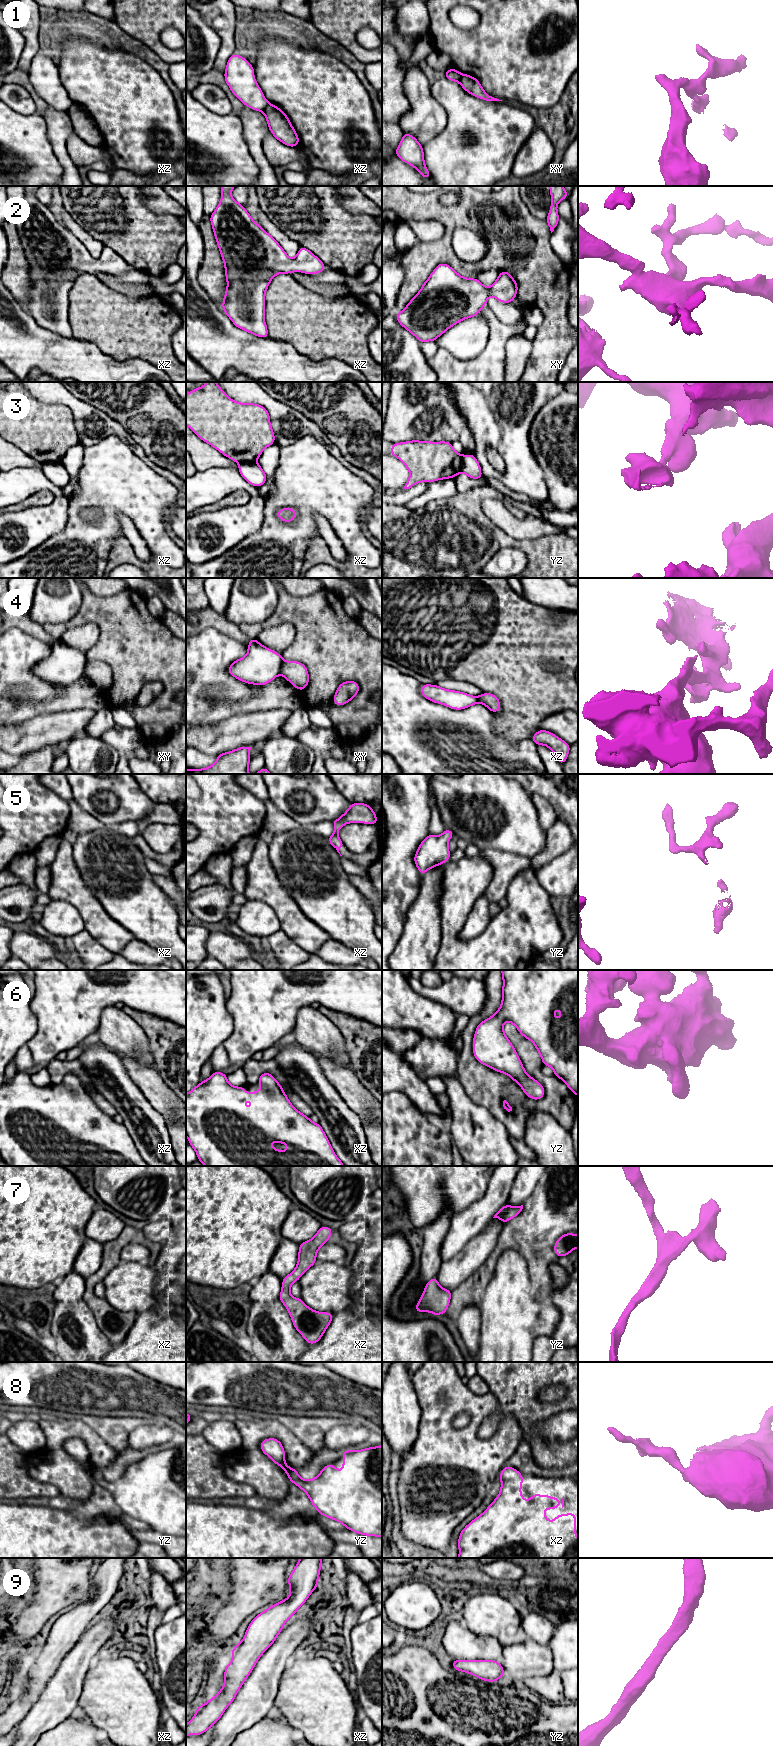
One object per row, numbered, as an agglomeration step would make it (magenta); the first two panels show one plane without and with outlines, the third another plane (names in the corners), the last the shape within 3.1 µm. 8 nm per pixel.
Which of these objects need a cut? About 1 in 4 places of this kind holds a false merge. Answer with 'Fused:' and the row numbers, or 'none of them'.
Fused: 1, 3, 4

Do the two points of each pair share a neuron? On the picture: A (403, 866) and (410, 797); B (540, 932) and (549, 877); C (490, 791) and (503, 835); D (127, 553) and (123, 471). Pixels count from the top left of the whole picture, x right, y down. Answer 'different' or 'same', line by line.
A: same
B: different
C: same
D: different

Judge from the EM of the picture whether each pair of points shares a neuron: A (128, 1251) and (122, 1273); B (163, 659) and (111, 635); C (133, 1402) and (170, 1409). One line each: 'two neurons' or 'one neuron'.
A: two neurons
B: one neuron
C: one neuron

